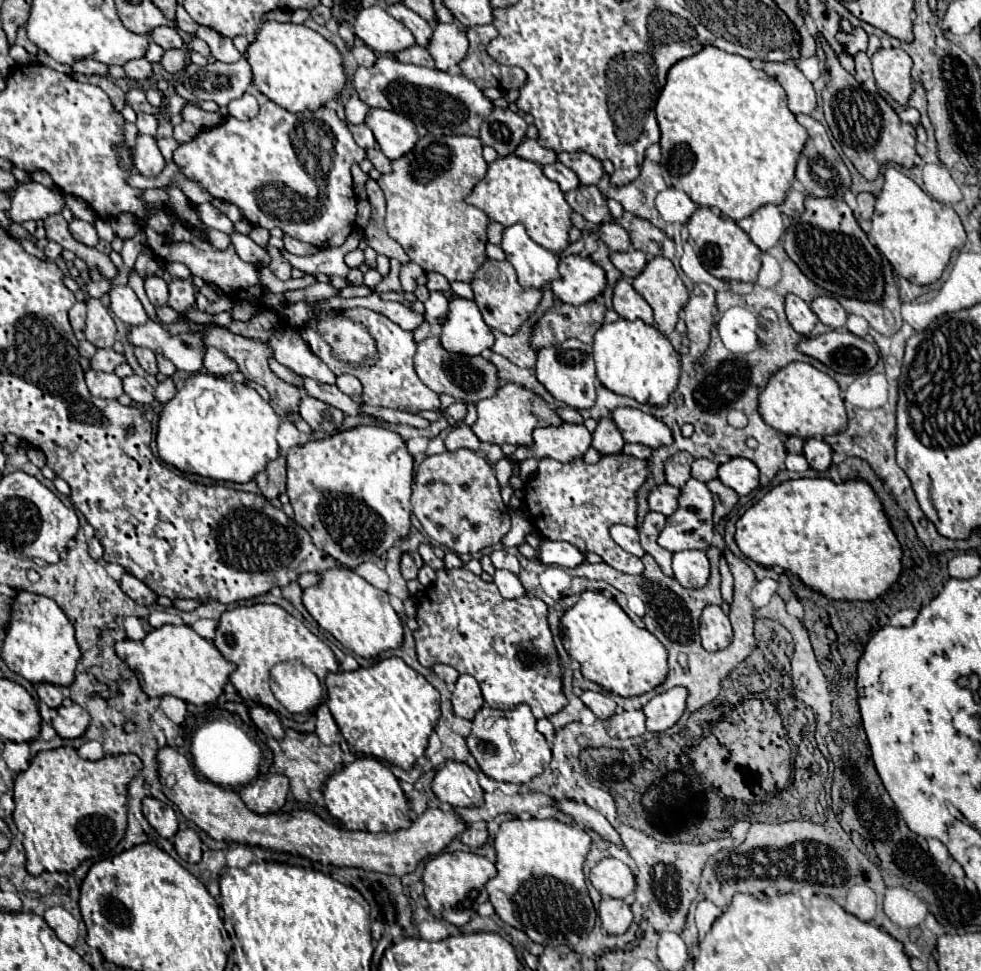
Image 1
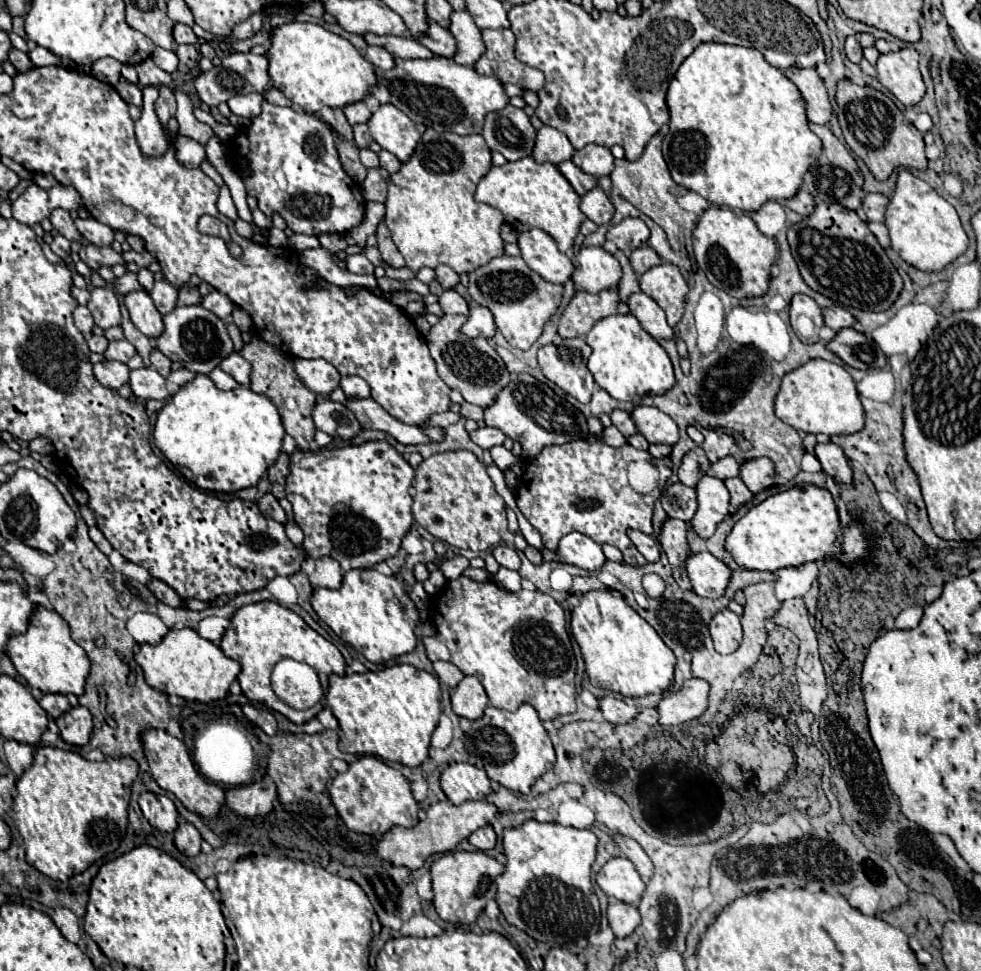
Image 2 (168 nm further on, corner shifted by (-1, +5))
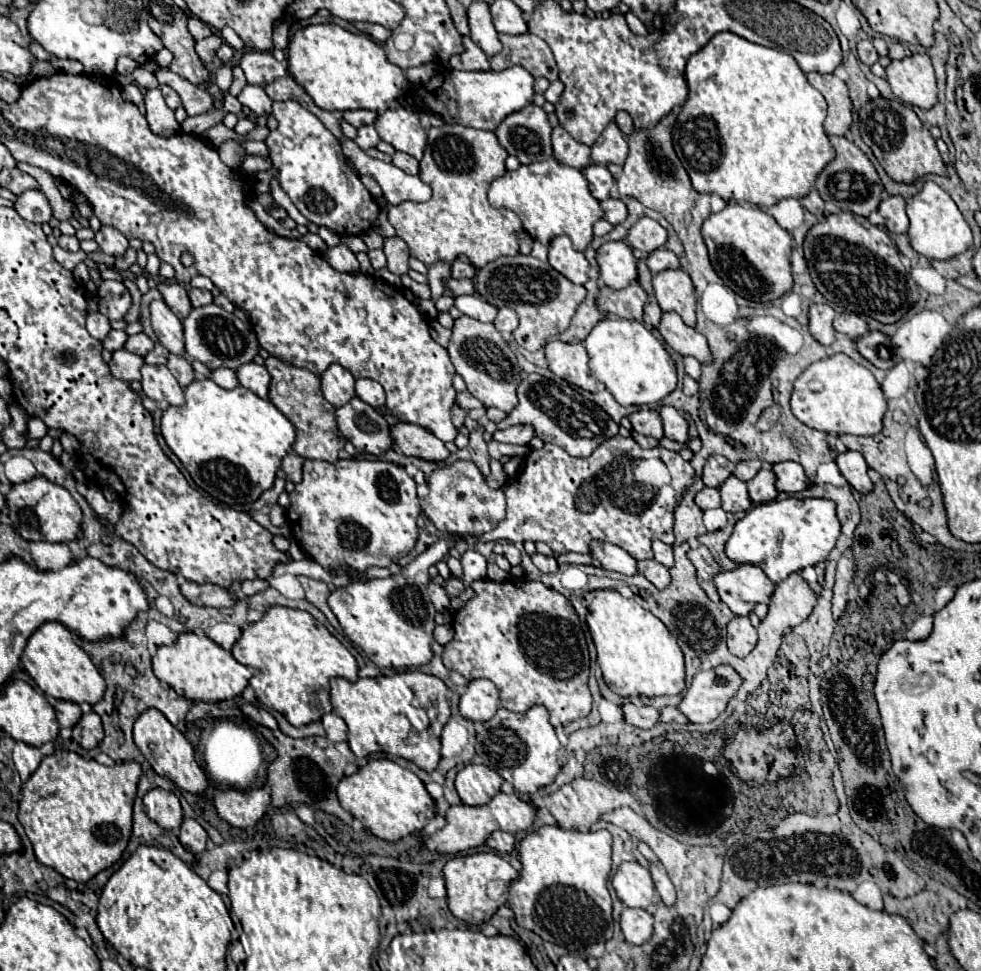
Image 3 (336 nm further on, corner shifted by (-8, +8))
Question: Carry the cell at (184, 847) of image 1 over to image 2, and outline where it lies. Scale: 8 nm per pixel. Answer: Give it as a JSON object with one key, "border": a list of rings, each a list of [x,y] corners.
{"border":[[[180,821],[174,835],[174,845],[178,847],[178,851],[188,857],[194,857],[200,853],[200,843],[202,843],[202,837],[196,831],[196,827],[188,821]]]}

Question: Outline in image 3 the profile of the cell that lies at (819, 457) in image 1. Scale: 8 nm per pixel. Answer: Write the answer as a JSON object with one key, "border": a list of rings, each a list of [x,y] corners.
{"border":[[[847,450],[847,452],[843,452],[843,454],[837,454],[835,456],[835,462],[837,462],[837,466],[839,466],[839,472],[845,476],[845,480],[857,490],[857,492],[861,492],[861,494],[865,494],[865,492],[869,492],[871,488],[873,488],[873,482],[869,480],[869,476],[867,476],[867,462],[865,462],[865,458],[859,454],[859,452],[855,452],[855,450]]]}

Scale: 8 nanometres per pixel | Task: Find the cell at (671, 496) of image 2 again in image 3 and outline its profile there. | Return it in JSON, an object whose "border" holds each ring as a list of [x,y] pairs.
{"border":[[[703,488],[695,496],[695,504],[705,512],[709,508],[719,508],[719,490],[717,488]]]}

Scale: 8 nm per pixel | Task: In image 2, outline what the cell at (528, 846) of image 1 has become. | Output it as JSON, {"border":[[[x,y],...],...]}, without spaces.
{"border":[[[534,819],[526,821],[522,827],[504,831],[504,855],[506,871],[496,877],[498,893],[496,903],[504,913],[506,921],[520,931],[528,933],[536,941],[558,945],[578,953],[576,941],[586,939],[600,929],[600,905],[592,889],[592,865],[596,859],[598,837],[590,829],[574,829],[558,823],[538,823]]]}

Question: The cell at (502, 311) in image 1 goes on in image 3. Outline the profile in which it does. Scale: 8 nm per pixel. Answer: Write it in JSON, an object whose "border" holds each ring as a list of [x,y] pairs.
{"border":[[[503,256],[483,266],[475,276],[475,290],[493,306],[509,306],[519,316],[519,326],[513,338],[519,346],[535,352],[545,342],[567,330],[577,304],[585,298],[585,288],[569,282],[563,274],[553,270],[547,262],[533,256]]]}

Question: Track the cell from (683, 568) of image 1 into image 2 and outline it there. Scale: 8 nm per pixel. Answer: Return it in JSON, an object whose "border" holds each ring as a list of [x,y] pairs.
{"border":[[[704,551],[698,555],[690,555],[686,567],[696,595],[708,599],[720,599],[726,593],[732,571],[712,553]]]}

